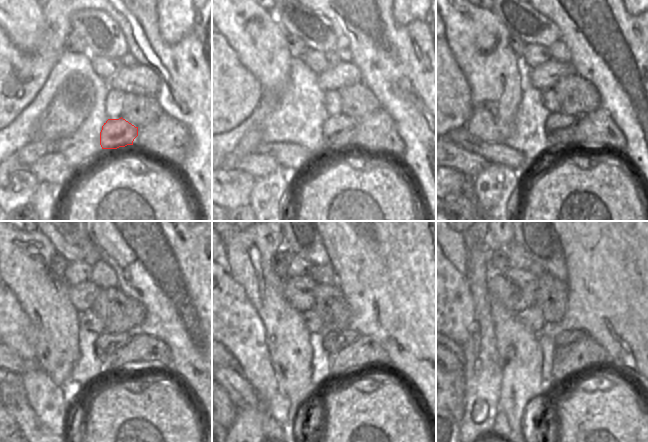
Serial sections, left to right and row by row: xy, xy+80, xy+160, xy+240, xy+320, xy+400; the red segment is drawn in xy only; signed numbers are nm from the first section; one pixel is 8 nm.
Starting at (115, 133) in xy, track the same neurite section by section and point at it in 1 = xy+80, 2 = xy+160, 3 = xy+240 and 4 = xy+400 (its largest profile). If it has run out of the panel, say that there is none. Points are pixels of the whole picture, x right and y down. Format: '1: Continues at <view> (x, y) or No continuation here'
1: Continues at xy+80 (339, 131)
2: Continues at xy+160 (560, 128)
3: Continues at xy+240 (107, 344)
4: Continues at xy+400 (565, 338)

